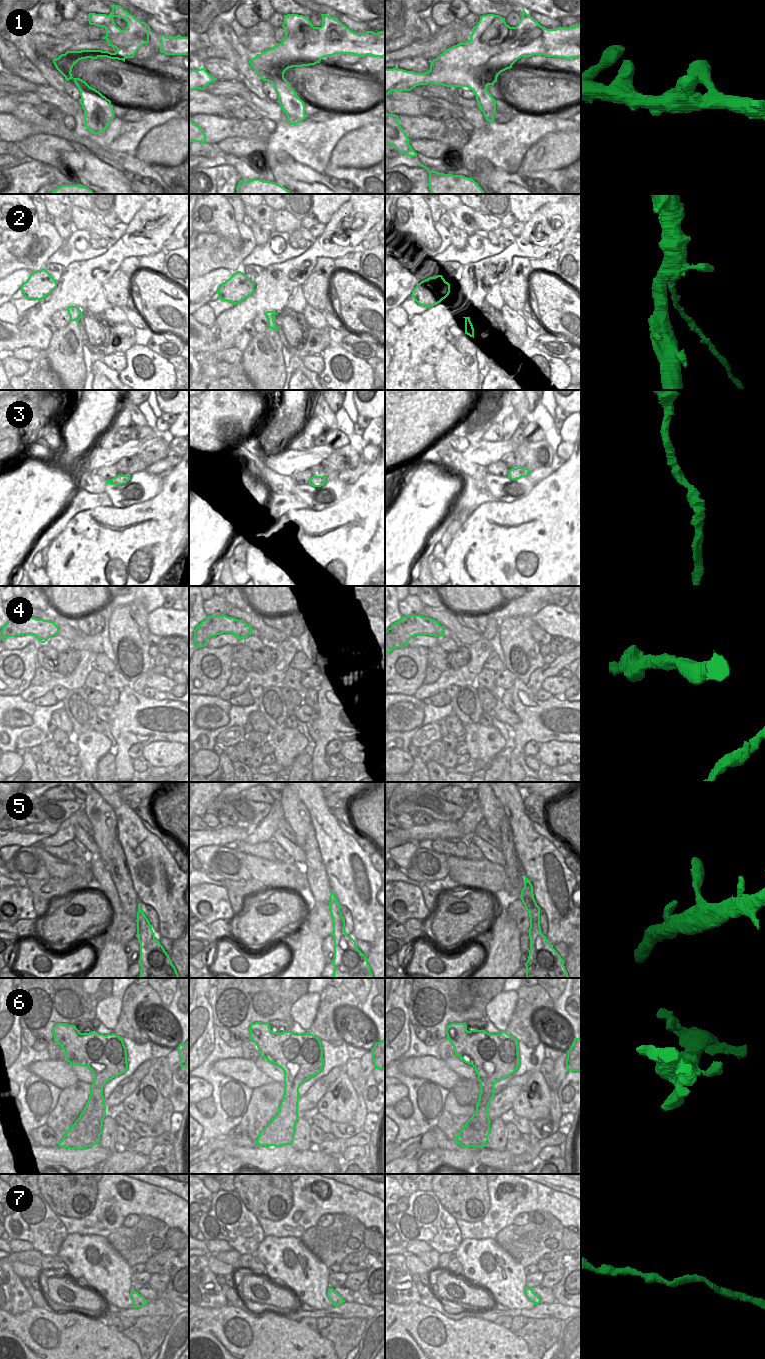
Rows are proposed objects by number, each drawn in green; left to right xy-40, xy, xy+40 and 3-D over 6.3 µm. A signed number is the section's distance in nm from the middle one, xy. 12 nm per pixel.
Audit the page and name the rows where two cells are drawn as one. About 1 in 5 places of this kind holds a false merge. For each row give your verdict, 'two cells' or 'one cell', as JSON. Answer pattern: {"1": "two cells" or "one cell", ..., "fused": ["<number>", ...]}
{"1": "one cell", "2": "two cells", "3": "one cell", "4": "one cell", "5": "one cell", "6": "one cell", "7": "one cell", "fused": ["2"]}

